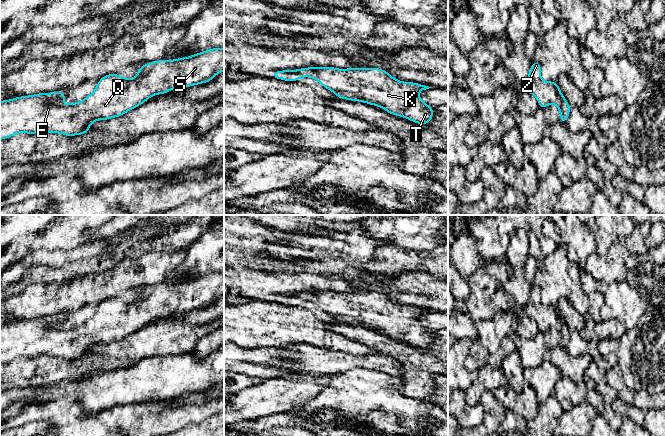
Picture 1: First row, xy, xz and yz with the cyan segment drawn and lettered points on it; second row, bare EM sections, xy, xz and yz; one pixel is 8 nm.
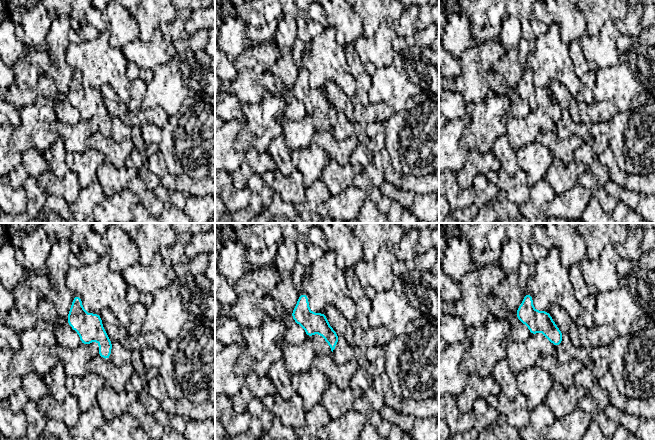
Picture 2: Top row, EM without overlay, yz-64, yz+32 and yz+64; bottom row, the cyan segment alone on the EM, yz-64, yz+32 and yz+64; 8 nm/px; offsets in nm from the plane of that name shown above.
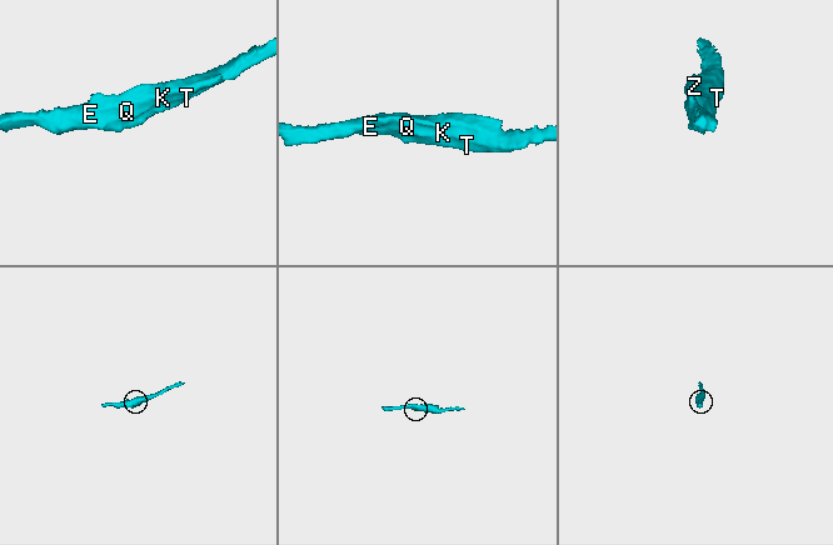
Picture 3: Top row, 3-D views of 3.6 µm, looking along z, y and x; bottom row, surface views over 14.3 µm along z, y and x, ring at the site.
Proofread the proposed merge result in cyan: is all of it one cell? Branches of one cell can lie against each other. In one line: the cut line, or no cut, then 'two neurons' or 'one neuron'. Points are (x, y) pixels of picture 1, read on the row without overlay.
no cut; one neuron

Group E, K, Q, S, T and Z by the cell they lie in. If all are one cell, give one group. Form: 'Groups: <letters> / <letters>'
Groups: E K Q S T Z

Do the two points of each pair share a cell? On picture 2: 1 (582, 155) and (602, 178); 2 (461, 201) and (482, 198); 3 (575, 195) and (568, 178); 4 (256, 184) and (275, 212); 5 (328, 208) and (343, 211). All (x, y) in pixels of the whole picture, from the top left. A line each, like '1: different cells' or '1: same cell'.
1: same cell
2: different cells
3: different cells
4: different cells
5: same cell

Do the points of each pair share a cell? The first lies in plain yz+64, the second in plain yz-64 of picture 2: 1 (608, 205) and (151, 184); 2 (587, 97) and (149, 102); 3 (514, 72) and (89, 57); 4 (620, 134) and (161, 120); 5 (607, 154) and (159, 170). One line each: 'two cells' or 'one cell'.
1: two cells
2: two cells
3: two cells
4: two cells
5: one cell

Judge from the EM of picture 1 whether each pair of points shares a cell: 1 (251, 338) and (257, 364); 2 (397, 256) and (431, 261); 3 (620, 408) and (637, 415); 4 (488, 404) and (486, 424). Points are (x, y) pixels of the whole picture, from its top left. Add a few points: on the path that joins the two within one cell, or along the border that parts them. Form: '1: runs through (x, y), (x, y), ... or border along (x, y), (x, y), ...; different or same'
1: border along (234, 343), (244, 348), (277, 347); different
2: runs through (405, 260), (423, 261); same
3: runs through (624, 410), (633, 412); same
4: runs through (491, 409), (491, 419); same

